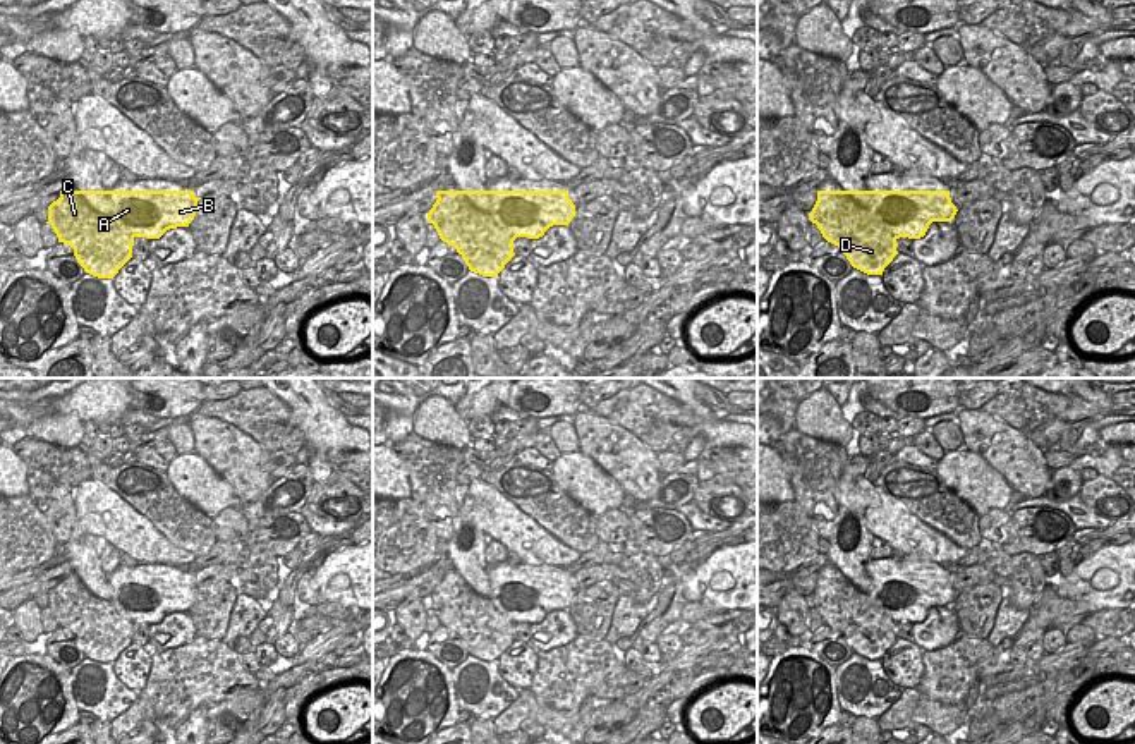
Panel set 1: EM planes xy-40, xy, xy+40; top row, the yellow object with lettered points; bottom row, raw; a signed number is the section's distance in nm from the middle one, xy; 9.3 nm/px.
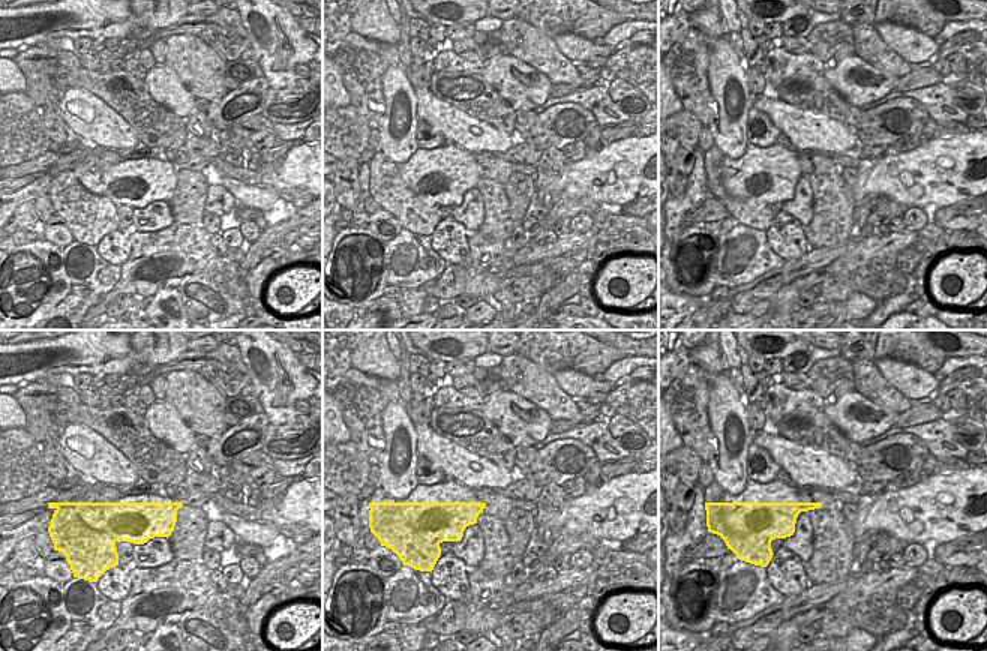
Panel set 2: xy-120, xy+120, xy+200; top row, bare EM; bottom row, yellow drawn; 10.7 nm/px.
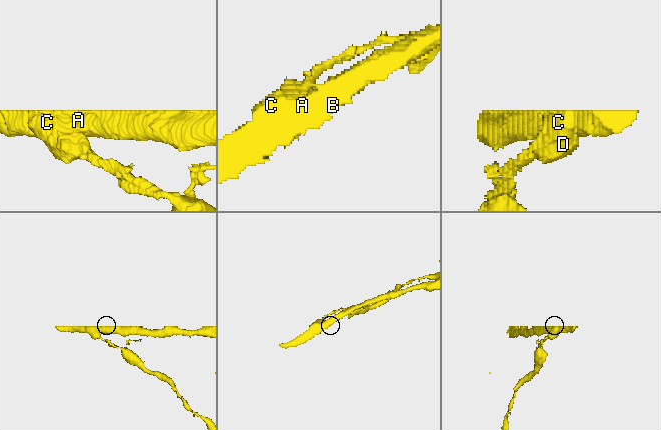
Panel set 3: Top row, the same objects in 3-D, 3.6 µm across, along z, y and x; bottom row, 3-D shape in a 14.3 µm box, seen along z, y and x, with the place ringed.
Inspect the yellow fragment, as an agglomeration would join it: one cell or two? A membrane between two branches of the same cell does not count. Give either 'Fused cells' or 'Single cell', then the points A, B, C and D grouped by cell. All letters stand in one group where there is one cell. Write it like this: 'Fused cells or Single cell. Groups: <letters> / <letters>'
Fused cells. Groups: A B / C D

